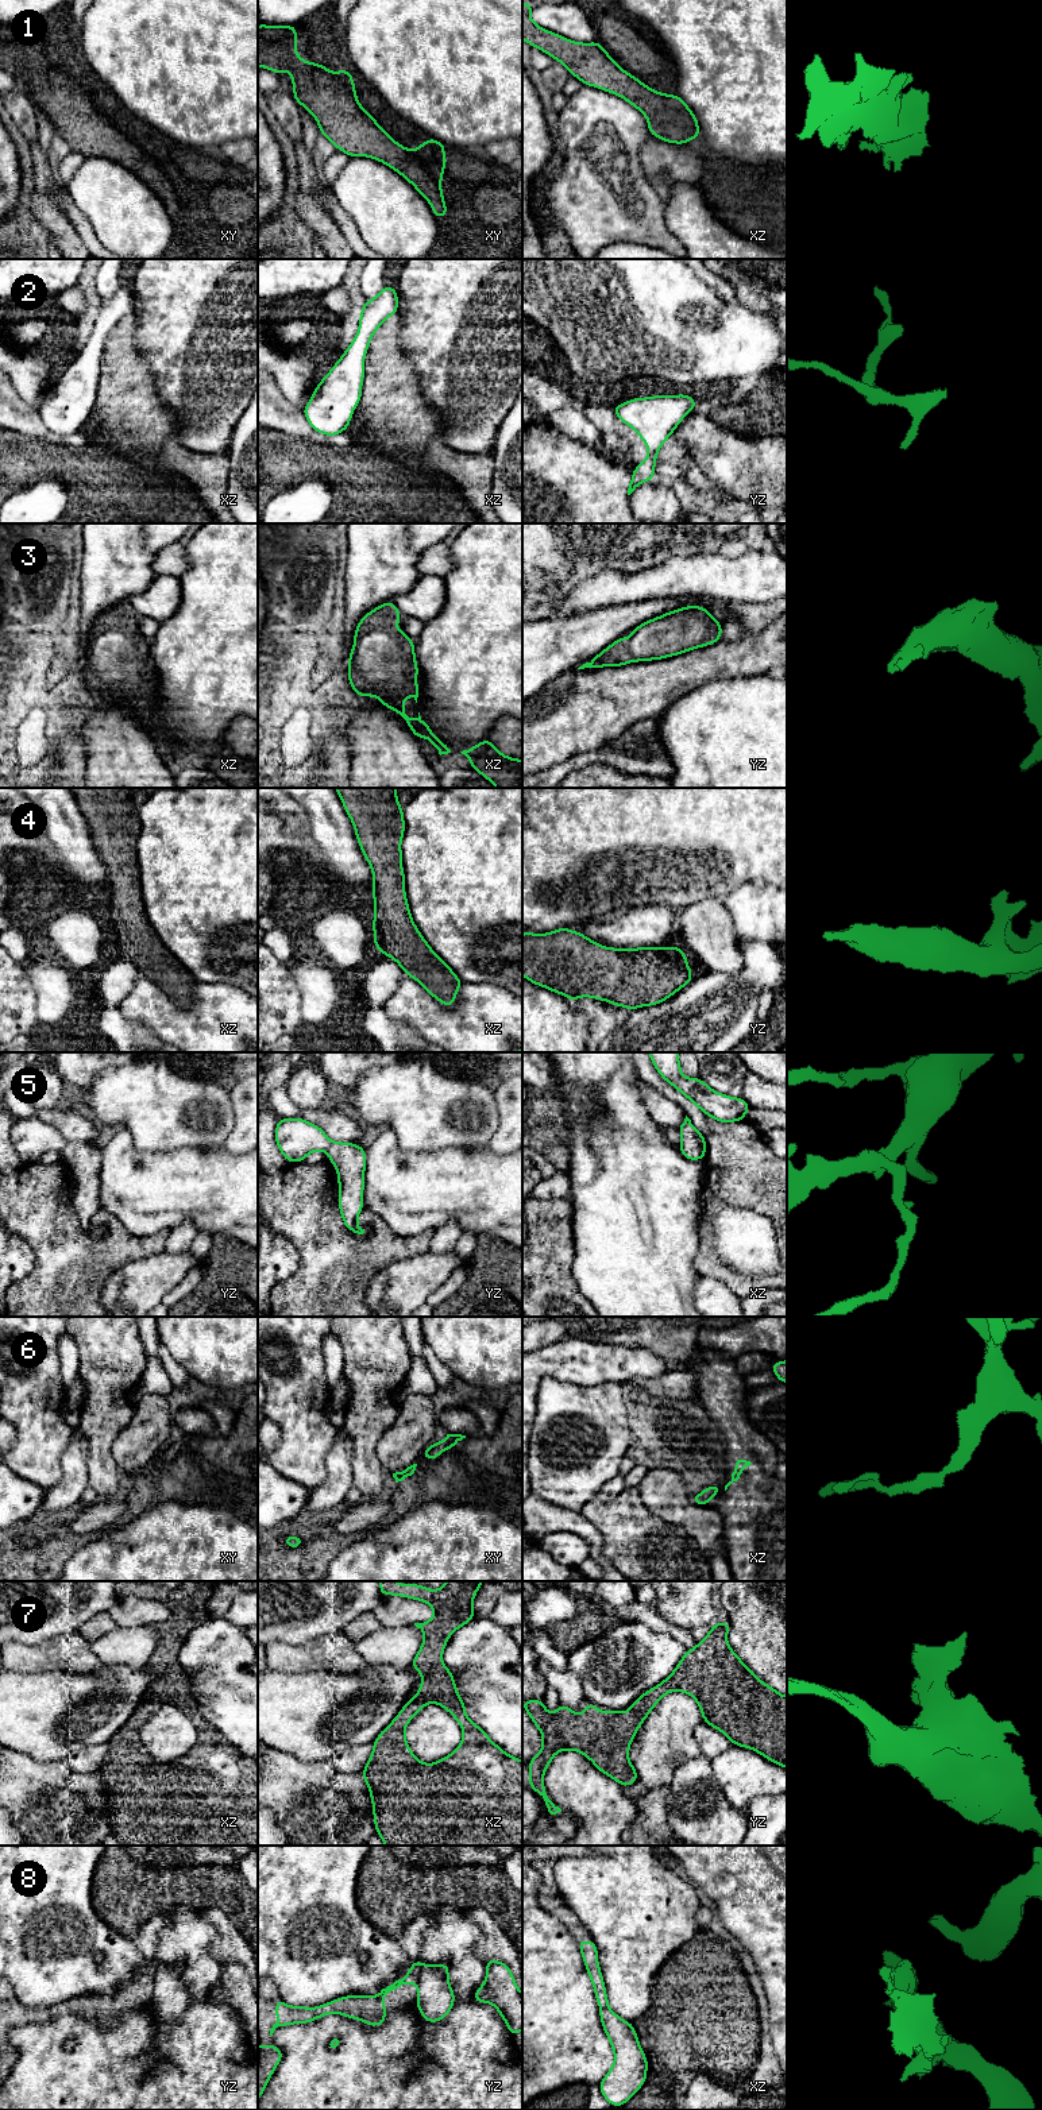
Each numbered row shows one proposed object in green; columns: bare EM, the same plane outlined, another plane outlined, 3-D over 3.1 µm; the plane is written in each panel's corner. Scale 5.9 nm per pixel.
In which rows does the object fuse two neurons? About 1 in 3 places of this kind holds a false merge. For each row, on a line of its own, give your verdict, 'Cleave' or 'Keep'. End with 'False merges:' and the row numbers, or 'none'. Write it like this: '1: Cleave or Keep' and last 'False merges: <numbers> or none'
1: Keep
2: Keep
3: Keep
4: Keep
5: Keep
6: Keep
7: Keep
8: Cleave
False merges: 8

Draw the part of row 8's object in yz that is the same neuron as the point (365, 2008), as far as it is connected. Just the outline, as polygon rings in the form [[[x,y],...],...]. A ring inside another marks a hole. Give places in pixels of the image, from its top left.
[[[413,1959],[413,1964],[408,1974],[395,1980],[393,1985],[382,1989],[377,1995],[347,1995],[336,1998],[331,2002],[323,2003],[317,2007],[289,2006],[281,1998],[274,2001],[277,2022],[270,2029],[270,2036],[278,2026],[287,2026],[293,2024],[309,2024],[320,2017],[328,2014],[341,2014],[346,2018],[363,2021],[371,2029],[381,2029],[385,2024],[387,2010],[385,2009],[383,1998],[393,1990],[408,1983],[417,1983],[421,1971],[421,1962]]]

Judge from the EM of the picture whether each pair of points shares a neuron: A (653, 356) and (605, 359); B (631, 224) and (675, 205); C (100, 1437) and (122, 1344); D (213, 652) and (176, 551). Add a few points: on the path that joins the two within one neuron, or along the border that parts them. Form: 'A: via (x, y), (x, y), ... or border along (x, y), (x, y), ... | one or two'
A: border along (644, 327), (628, 346), (663, 377) | two
B: border along (662, 192), (666, 227), (678, 239) | two
C: via (104, 1414), (107, 1409), (110, 1367) | one
D: border along (185, 545), (186, 567), (178, 579) | two

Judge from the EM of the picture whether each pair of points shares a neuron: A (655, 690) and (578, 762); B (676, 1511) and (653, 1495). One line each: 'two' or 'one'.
A: two
B: one

